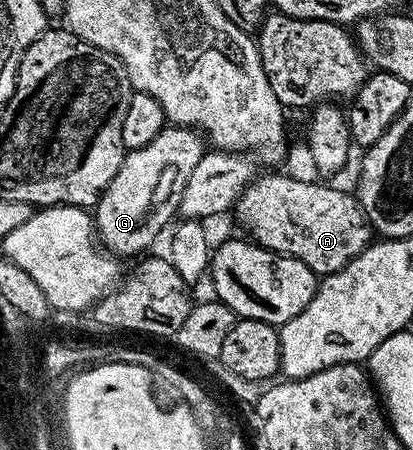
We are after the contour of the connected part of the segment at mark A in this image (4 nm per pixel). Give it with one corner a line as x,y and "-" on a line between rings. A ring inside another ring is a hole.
262,174
243,189
233,207
233,215
251,233
250,241
256,246
299,258
320,276
345,268
349,260
367,249
373,231
354,193
342,194
335,186
302,182
287,174

